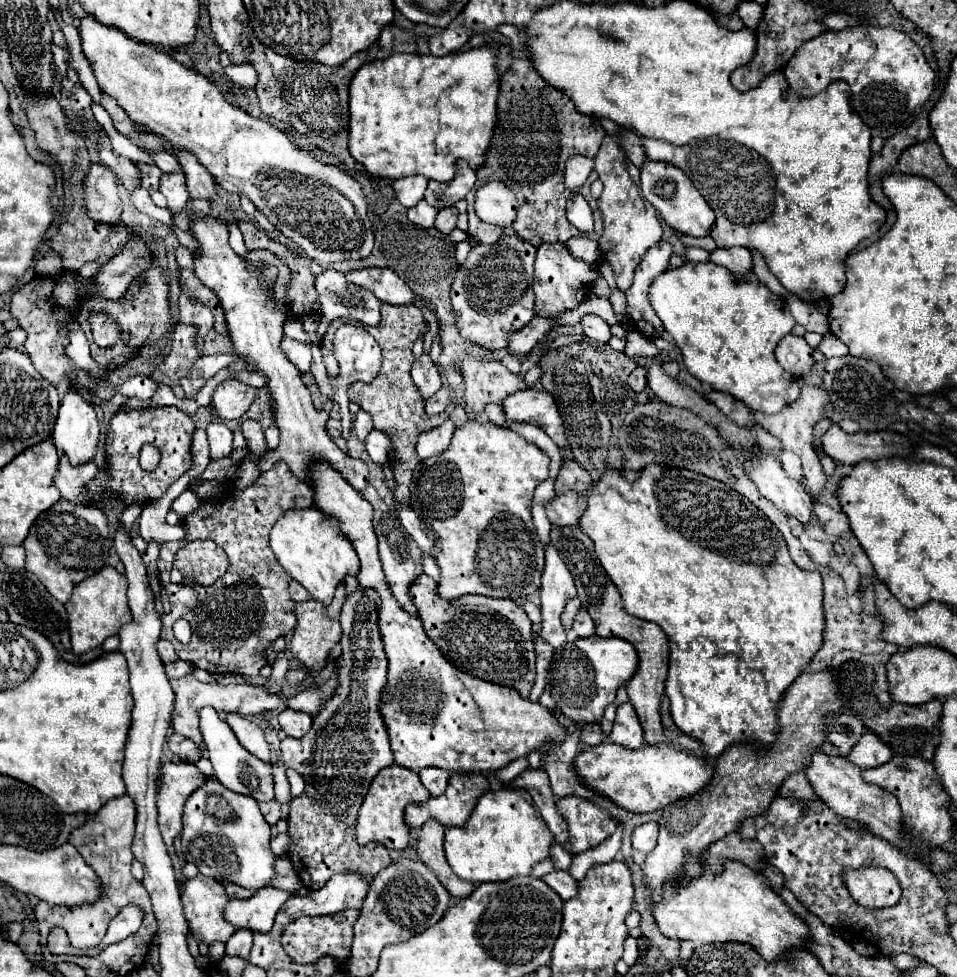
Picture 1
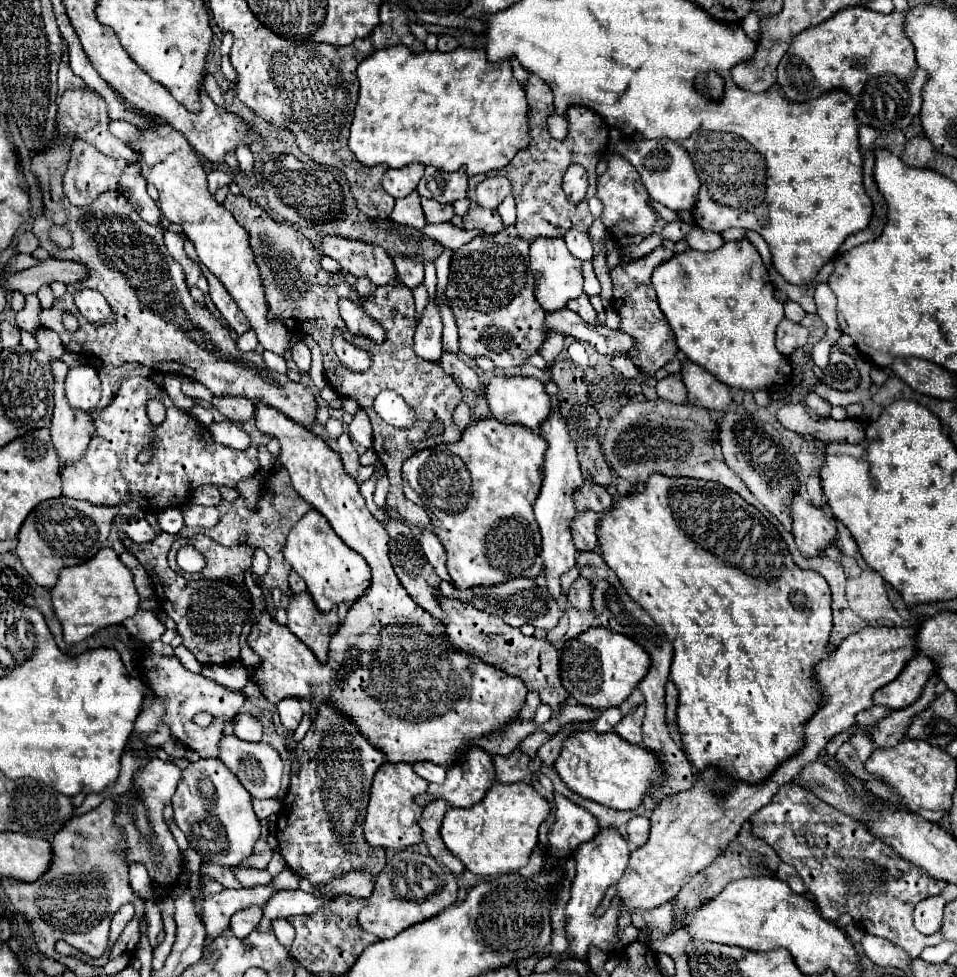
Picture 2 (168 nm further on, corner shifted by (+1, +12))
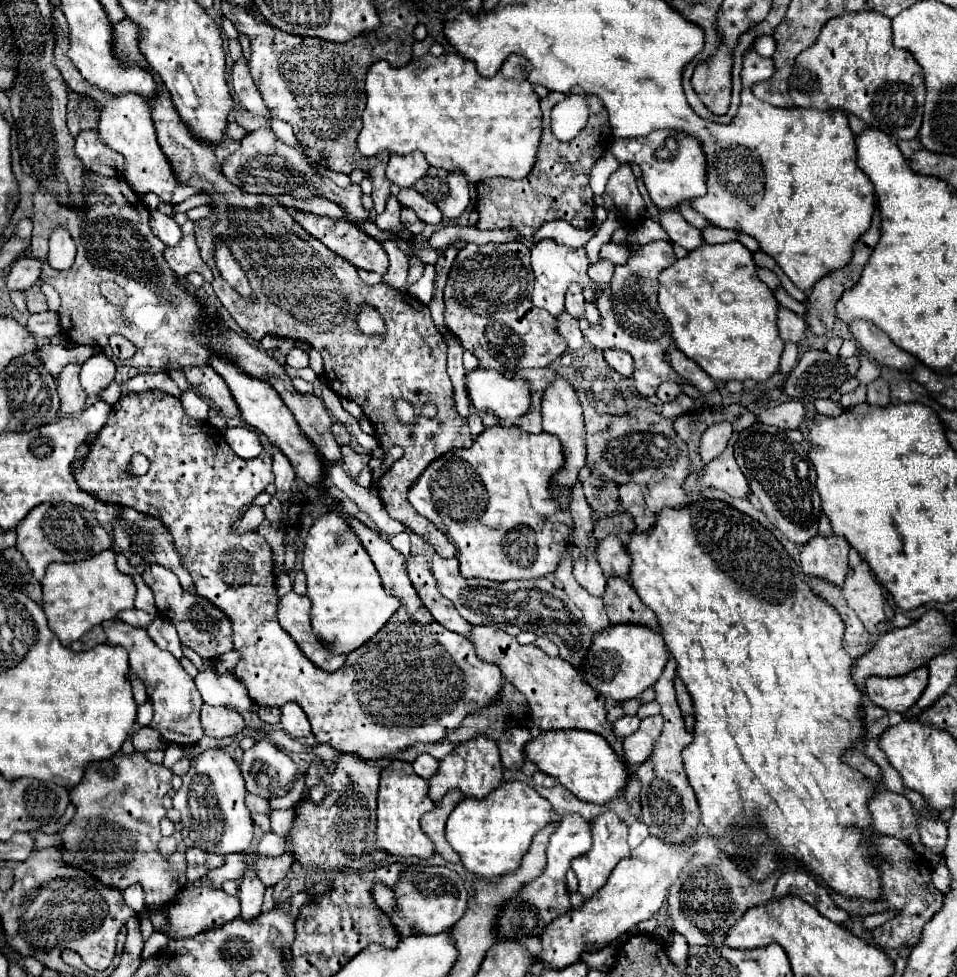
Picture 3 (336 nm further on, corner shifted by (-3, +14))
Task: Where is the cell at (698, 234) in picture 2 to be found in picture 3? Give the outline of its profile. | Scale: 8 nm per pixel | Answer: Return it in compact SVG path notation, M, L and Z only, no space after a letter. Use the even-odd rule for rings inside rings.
M670 210L670 212L662 212L660 218L658 218L660 226L666 230L668 238L672 244L680 244L682 248L686 248L688 252L690 250L696 250L698 246L704 244L702 236L700 236L700 230L694 228L692 224L688 224L678 210Z

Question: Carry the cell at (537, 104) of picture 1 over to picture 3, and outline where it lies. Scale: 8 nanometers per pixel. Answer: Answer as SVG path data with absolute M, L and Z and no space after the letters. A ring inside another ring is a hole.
M544 110L544 134L538 150L538 162L534 170L522 178L490 178L478 184L478 204L480 230L504 230L506 226L520 232L526 240L550 220L564 220L576 228L594 226L594 200L588 186L588 174L594 162L606 152L612 142L612 130L604 116L590 116L586 128L570 142L560 142L550 130L550 116Z

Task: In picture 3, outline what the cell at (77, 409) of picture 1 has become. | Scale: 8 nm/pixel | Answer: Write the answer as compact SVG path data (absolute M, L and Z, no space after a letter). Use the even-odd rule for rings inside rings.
M98 352L96 356L82 364L80 384L88 396L98 396L104 388L108 388L114 382L114 376L116 376L114 362L104 352Z

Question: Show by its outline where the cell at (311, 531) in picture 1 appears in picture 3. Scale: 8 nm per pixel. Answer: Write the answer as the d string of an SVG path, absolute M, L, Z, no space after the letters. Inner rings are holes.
M326 512L314 520L302 558L308 576L308 598L312 600L312 630L332 654L350 654L378 634L398 610L398 598L386 594L366 548L338 512Z

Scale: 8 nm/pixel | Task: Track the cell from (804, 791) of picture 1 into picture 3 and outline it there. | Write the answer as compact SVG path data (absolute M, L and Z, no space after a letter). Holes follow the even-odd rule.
M884 790L878 792L868 806L876 832L890 834L918 850L918 854L924 854L922 840L918 838L918 820L914 816L912 804L904 796Z

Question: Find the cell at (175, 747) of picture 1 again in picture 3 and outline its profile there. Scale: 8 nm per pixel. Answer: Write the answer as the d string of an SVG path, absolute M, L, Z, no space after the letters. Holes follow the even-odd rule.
M140 728L134 736L132 736L134 748L138 752L148 752L148 750L164 750L166 744L162 742L162 736L158 734L158 730L154 728Z

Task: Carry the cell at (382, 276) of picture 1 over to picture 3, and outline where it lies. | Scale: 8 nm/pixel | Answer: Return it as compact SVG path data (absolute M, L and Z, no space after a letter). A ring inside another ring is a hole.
M296 210L294 220L314 238L318 238L322 244L326 244L334 254L338 254L340 258L348 260L352 266L360 268L360 270L370 270L370 272L378 272L378 274L386 274L388 270L388 256L382 248L382 244L370 236L366 236L358 226L354 226L352 222L346 220L336 220L336 218L328 218L328 216L316 216L310 212L300 212Z

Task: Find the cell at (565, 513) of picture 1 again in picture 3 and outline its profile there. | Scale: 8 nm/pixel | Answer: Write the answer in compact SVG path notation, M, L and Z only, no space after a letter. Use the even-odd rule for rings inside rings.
M610 534L610 538L600 540L598 544L598 562L604 570L604 576L620 576L624 580L630 580L630 564L632 558L624 548L624 542L620 538L614 538L614 534Z

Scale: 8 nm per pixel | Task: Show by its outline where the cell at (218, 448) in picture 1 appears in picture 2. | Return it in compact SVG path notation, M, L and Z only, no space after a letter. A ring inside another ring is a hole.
M224 420L224 422L212 422L208 426L210 434L214 436L214 440L218 444L224 444L228 448L234 448L234 450L246 450L250 446L250 436L234 422L230 420Z

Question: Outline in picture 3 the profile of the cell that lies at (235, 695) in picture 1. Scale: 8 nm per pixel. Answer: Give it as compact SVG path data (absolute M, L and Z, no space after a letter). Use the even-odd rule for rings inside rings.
M114 618L110 622L102 624L106 636L108 636L108 644L118 644L124 646L130 654L130 670L144 682L146 686L146 694L148 700L152 702L154 708L154 718L152 718L152 728L158 730L162 734L162 738L170 744L178 744L178 746L190 746L196 740L202 738L200 732L200 706L202 706L202 698L196 690L194 680L184 672L184 668L180 666L180 662L166 650L158 648L152 638L148 636L148 632L144 628L136 628L136 626L126 626L122 620Z

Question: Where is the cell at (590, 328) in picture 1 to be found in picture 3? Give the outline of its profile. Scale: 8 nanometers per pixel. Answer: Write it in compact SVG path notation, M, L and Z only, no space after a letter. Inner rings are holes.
M572 284L566 292L566 312L574 318L584 318L584 296L578 284Z

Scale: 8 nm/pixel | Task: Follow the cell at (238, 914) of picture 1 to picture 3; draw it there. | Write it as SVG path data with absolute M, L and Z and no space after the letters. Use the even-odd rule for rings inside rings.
M202 876L194 882L188 882L182 888L182 892L178 892L178 898L174 898L174 902L170 902L170 906L166 906L162 910L162 914L168 920L168 926L160 930L162 934L166 934L174 940L192 938L194 934L200 934L200 930L212 930L214 926L222 926L222 924L234 920L236 916L240 916L240 902L236 896L228 896L220 888L208 886L208 878Z

